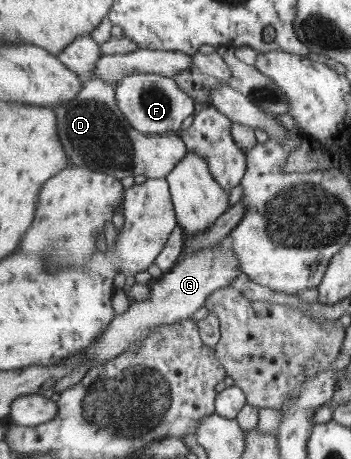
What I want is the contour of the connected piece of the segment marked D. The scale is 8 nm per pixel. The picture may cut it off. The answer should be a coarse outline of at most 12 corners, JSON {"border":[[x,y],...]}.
{"border":[[94,78],[58,107],[70,164],[167,178],[189,152],[149,136]]}

